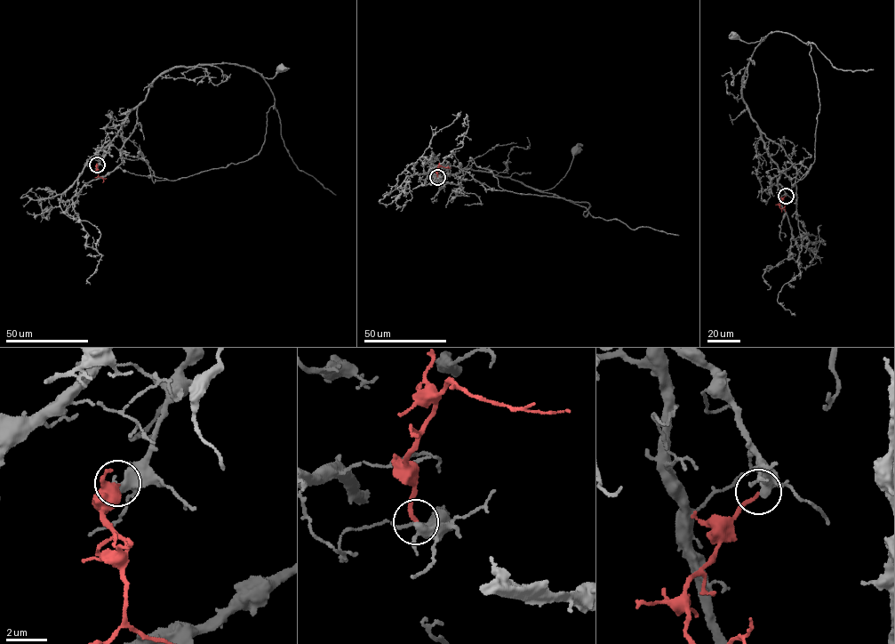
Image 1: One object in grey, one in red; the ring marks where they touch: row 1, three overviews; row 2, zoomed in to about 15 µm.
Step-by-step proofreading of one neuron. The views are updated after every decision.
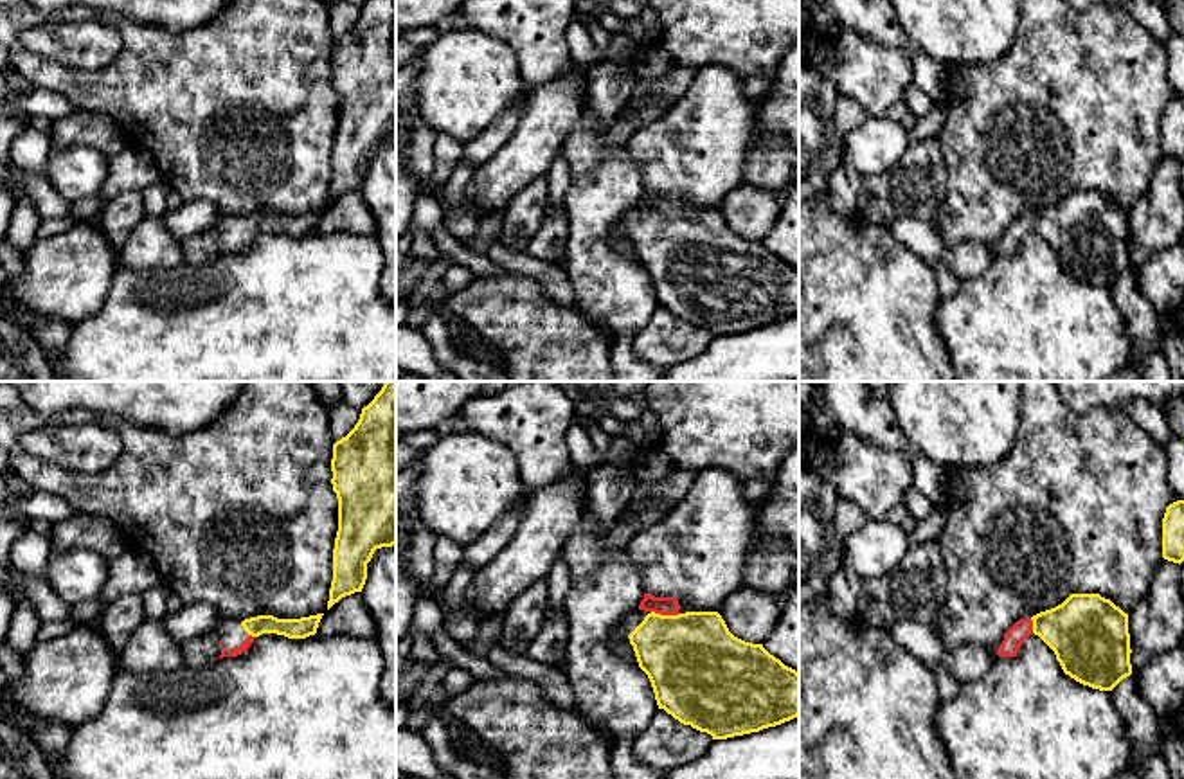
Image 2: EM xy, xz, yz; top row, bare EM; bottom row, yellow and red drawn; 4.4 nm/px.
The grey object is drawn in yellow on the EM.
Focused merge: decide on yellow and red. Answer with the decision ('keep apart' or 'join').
join

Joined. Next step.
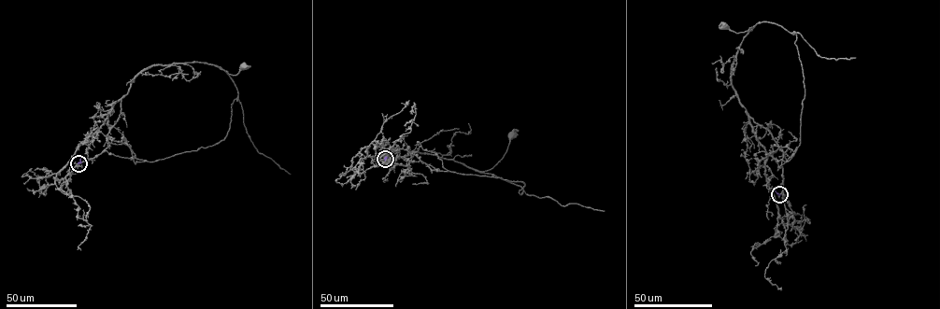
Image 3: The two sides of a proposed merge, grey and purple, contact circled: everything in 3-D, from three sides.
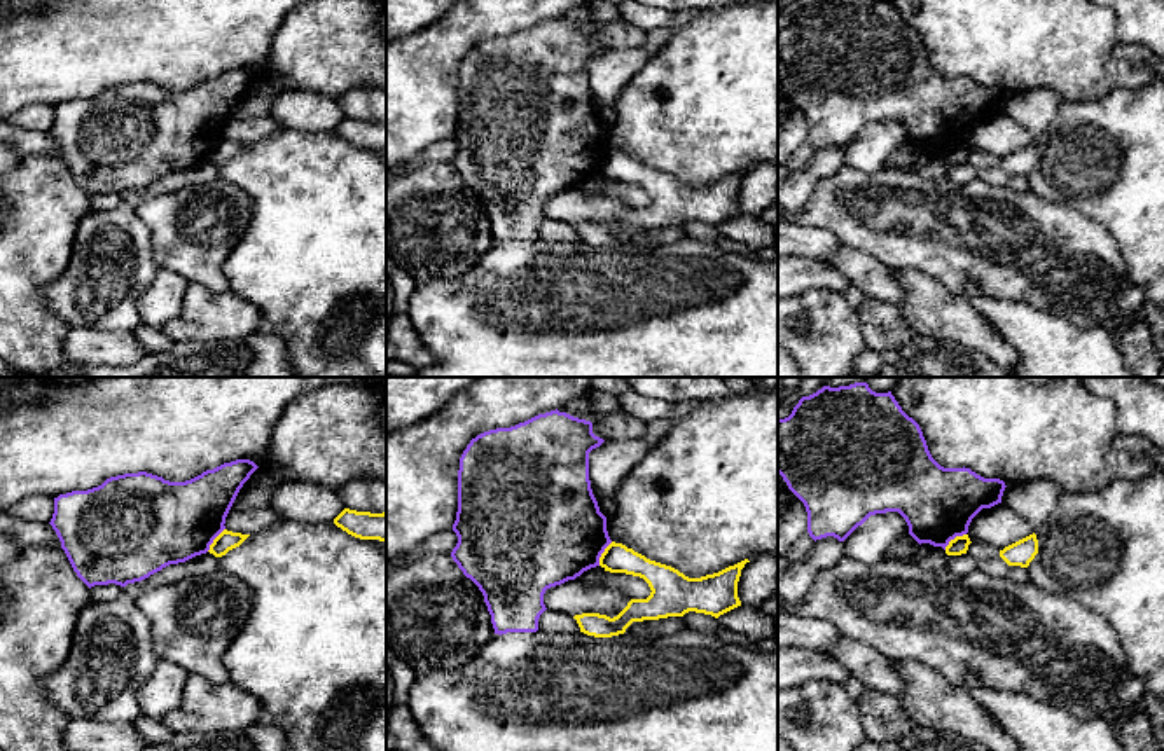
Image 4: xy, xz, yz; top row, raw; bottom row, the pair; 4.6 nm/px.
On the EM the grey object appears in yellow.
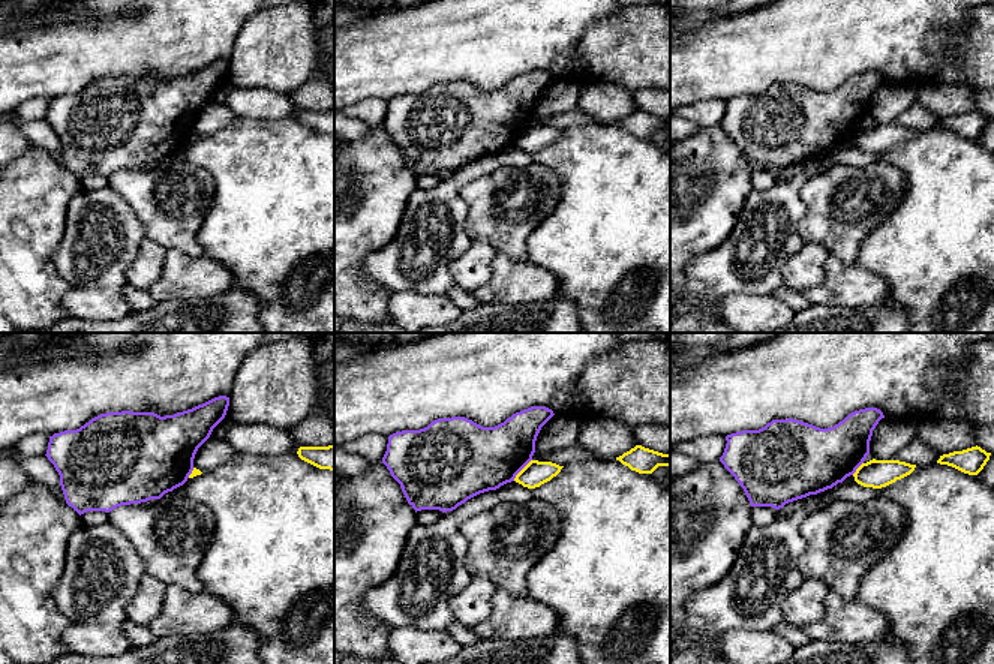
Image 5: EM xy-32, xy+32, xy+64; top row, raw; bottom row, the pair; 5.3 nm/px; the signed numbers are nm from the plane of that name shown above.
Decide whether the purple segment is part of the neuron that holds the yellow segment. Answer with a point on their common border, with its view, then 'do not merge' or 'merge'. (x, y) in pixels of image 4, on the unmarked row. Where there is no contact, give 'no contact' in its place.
meets yellow in yz at (955, 147); do not merge

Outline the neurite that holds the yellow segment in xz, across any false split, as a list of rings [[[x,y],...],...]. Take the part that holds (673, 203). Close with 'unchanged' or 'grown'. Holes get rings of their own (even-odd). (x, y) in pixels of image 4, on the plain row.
[[[612,150],[599,166],[599,175],[610,182],[643,187],[650,196],[647,208],[631,208],[613,227],[599,222],[575,224],[580,241],[594,246],[624,243],[633,231],[683,225],[689,220],[718,227],[741,215],[738,190],[748,168],[718,182],[689,187],[678,178],[650,169],[645,164]]]; unchanged

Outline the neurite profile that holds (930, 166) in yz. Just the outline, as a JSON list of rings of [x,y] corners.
[[[921,152],[911,169],[928,180],[944,180],[947,173],[947,162],[942,155]]]

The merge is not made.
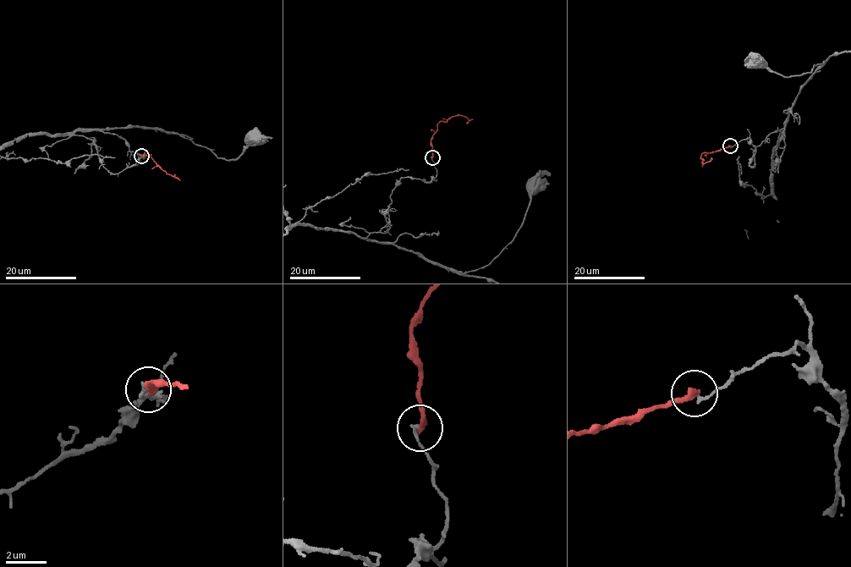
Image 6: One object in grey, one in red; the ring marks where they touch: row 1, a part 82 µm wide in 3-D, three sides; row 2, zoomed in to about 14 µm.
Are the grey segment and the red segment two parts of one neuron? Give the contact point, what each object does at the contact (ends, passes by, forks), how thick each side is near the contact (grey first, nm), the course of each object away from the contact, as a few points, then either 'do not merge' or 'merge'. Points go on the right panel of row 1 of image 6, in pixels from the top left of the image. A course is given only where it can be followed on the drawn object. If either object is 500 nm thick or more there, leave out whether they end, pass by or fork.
(730, 145) | grey ends | red ends | 160/320 nm | grey via (730, 146), (749, 139), (751, 167), (753, 151), (783, 131), (800, 89), (825, 61), (783, 76), (756, 63) | red via (730, 146), (701, 155), (704, 164), (712, 157) | do not merge

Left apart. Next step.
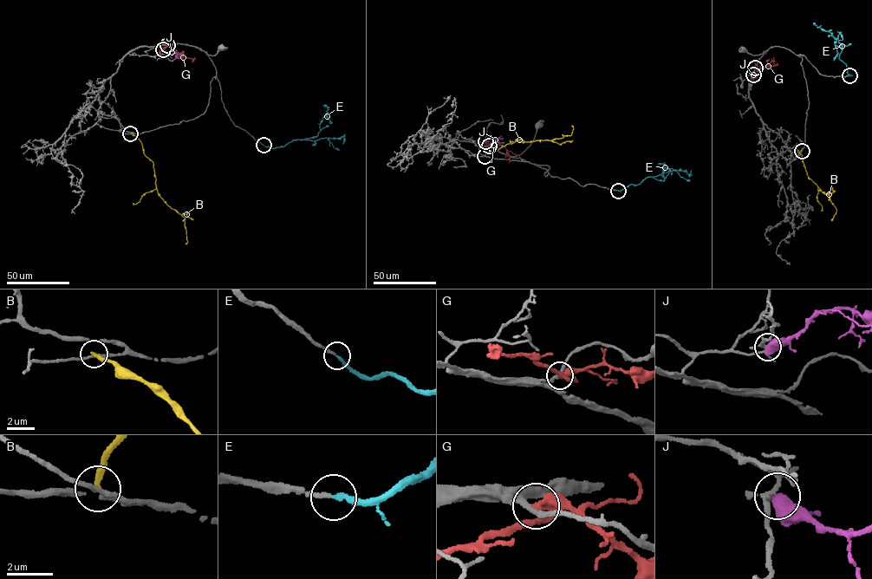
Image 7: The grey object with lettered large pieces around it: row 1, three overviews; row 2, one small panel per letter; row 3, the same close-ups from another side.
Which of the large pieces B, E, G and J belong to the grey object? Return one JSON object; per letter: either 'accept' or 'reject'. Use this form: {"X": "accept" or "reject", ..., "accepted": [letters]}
{"B": "reject", "E": "accept", "G": "reject", "J": "reject", "accepted": ["E"]}

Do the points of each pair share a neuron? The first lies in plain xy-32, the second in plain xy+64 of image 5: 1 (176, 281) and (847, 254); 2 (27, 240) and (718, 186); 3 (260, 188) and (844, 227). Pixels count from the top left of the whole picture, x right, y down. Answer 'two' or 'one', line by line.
1: two
2: one
3: two

